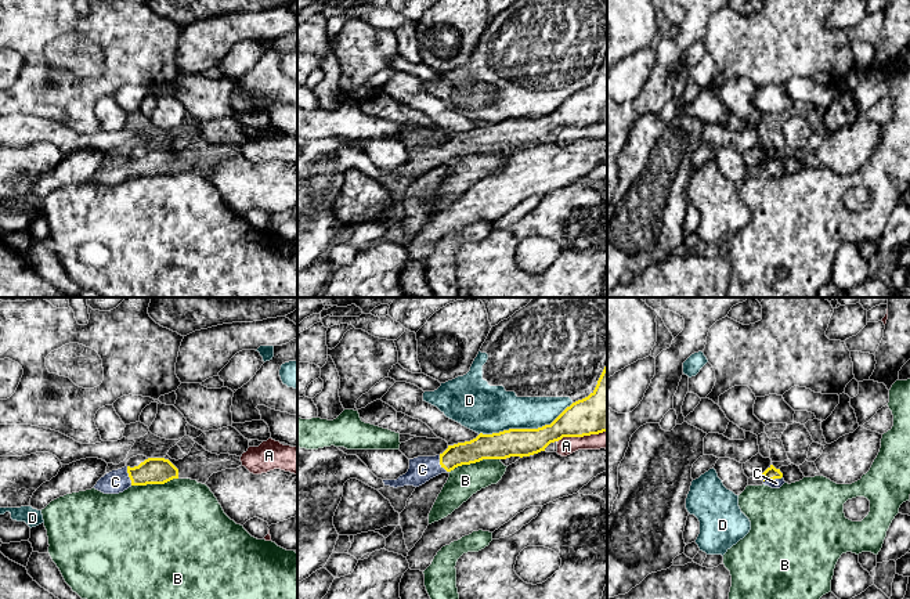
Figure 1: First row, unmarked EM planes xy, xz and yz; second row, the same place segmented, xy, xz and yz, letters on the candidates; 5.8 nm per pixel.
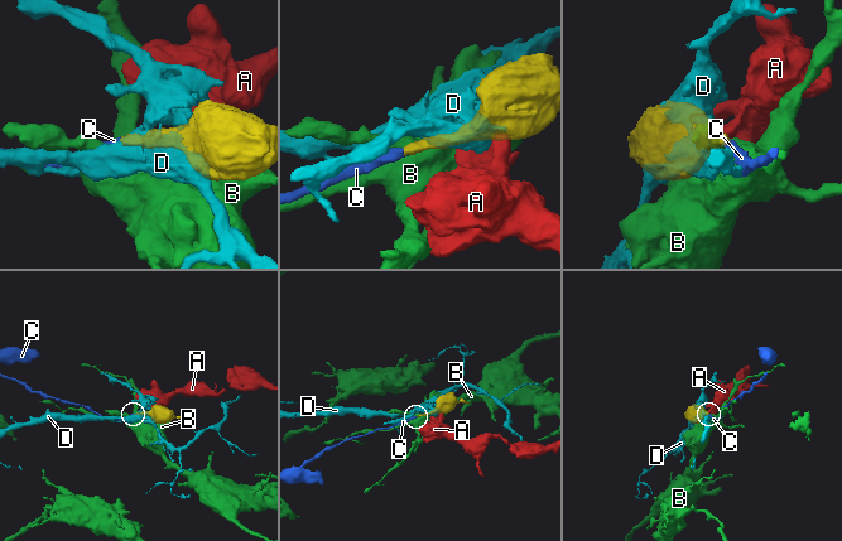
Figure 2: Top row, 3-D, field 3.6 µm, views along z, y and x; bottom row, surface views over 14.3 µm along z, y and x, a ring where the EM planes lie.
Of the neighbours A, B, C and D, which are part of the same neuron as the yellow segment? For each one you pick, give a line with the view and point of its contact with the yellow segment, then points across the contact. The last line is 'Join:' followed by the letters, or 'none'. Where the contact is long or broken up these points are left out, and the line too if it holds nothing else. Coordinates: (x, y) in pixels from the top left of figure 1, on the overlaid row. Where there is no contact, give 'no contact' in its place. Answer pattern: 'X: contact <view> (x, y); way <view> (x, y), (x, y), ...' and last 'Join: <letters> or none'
C: contact xy (129, 476); way xy (154, 471), (129, 476), (115, 482)
Join: C

